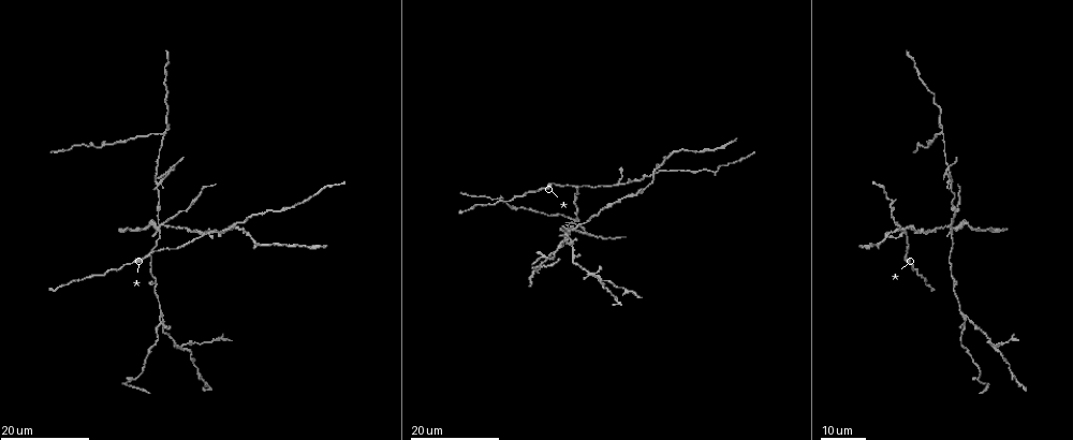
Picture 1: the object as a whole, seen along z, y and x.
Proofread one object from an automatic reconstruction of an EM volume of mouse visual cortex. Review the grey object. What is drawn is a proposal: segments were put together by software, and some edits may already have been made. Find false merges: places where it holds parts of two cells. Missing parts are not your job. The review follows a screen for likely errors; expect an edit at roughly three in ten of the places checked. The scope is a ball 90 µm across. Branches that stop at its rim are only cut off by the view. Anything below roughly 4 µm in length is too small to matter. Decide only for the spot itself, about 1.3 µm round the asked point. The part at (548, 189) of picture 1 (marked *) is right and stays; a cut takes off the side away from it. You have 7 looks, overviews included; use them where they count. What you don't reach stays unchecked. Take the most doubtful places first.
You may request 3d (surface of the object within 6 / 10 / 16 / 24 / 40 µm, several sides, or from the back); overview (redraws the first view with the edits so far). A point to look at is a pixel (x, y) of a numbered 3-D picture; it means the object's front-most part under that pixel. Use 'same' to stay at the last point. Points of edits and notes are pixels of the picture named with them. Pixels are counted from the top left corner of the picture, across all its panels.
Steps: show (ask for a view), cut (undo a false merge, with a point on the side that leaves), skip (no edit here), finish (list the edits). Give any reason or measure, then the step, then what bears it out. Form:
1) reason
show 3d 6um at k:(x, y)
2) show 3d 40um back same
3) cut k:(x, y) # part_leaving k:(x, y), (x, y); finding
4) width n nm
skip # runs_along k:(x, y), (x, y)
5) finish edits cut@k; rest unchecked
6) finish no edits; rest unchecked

looks like a crossing
show 3d 16um at 1:(160, 183)

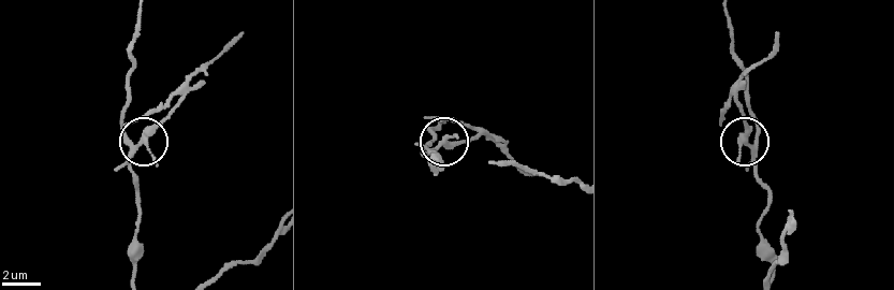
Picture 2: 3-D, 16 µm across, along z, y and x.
show 3d 10um at 2:(439, 144)

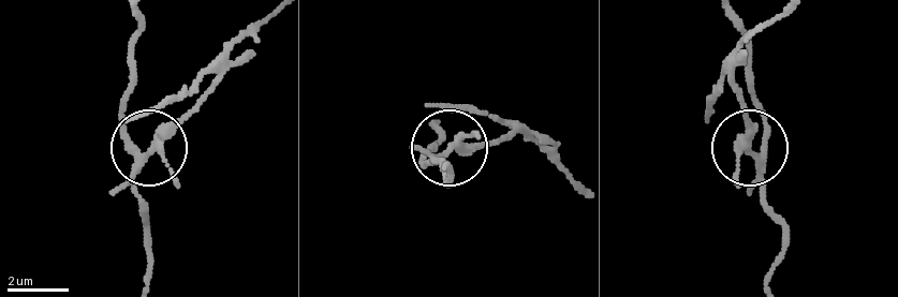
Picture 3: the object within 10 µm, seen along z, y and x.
side_arm 10 um
cut 3:(171, 134) # part_leaving 3:(136, 160), (203, 93), (226, 55), (273, 17); two cells meet here

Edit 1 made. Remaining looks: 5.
show overview

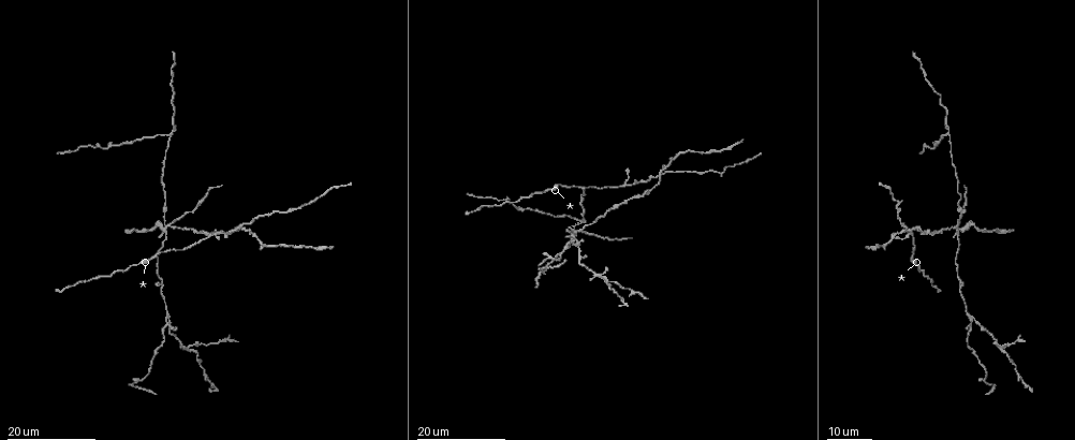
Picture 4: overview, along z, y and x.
four or more arms meet
show 3d 16um at 4:(164, 227)

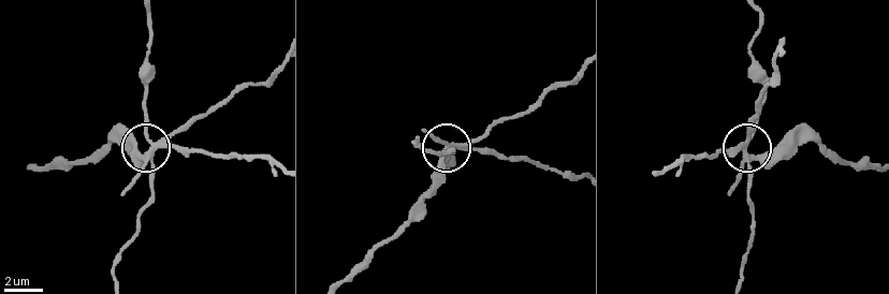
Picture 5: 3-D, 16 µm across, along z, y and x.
show 3d 10um at 5:(151, 149)

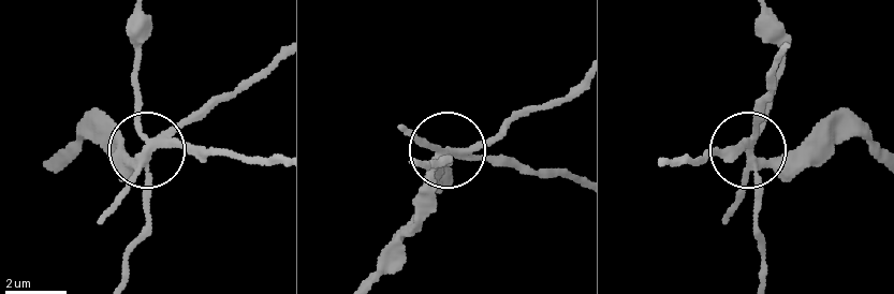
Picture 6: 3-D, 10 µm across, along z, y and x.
width 250 nm
cut 6:(189, 146) # part_leaving 6:(147, 152), (191, 144), (276, 160); two cells meet here

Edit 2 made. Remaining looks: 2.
three arms meet
show 3d 24um at 4:(898, 201)

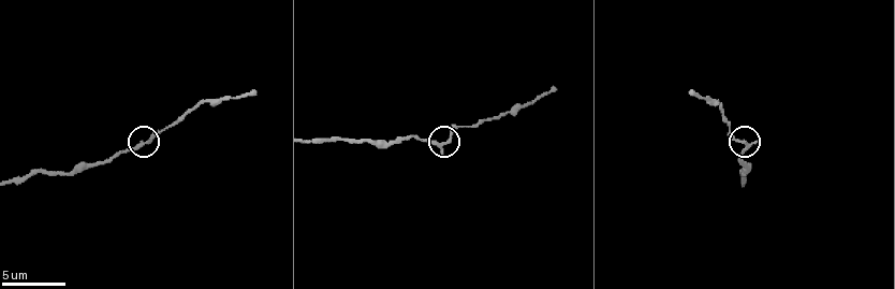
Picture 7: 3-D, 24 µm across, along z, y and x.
show 3d 6um at 7:(449, 141)

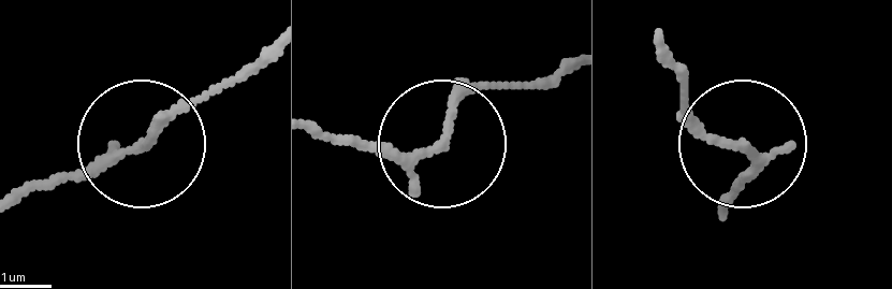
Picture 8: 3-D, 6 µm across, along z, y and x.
skip # runs_along 8:(732, 200), (758, 161), (685, 106), (681, 81); all the same cell

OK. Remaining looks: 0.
finish edits cut@3, cut@6; rest unchecked

